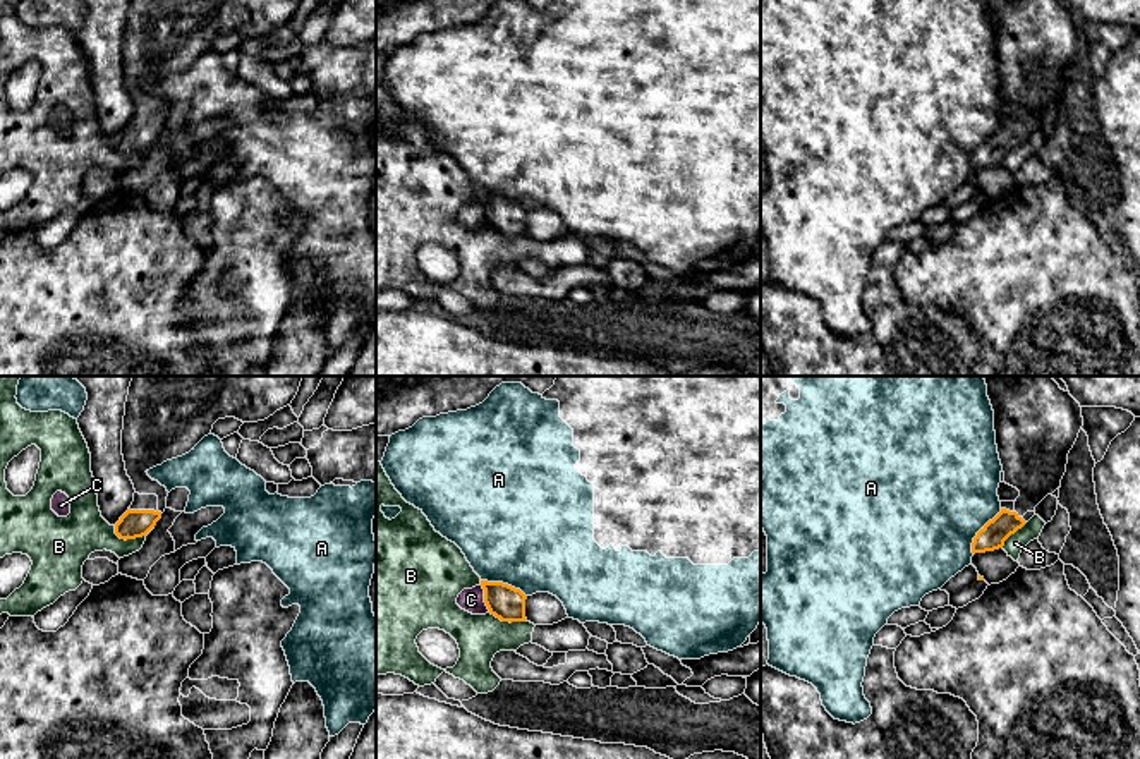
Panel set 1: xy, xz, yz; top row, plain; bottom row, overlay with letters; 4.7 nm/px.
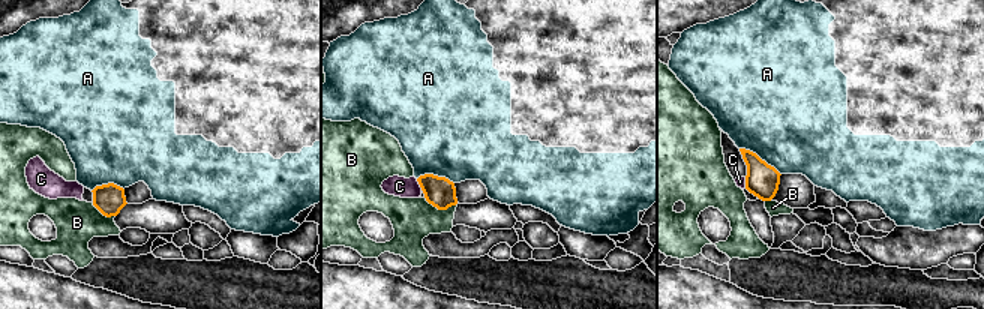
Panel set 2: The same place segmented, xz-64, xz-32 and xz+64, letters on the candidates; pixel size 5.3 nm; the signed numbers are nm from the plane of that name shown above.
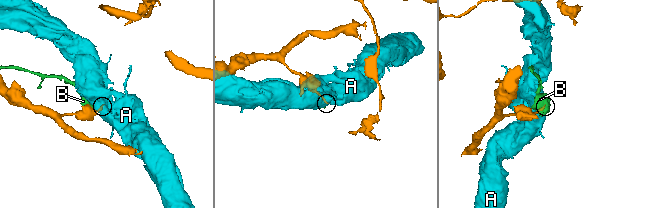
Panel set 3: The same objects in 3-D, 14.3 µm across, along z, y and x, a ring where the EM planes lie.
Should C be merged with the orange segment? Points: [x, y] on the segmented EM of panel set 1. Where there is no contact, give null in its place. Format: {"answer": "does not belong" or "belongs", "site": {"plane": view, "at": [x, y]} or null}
{"answer": "does not belong", "site": {"plane": "xz", "at": [485, 598]}}

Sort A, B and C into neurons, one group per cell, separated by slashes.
A / B / C

